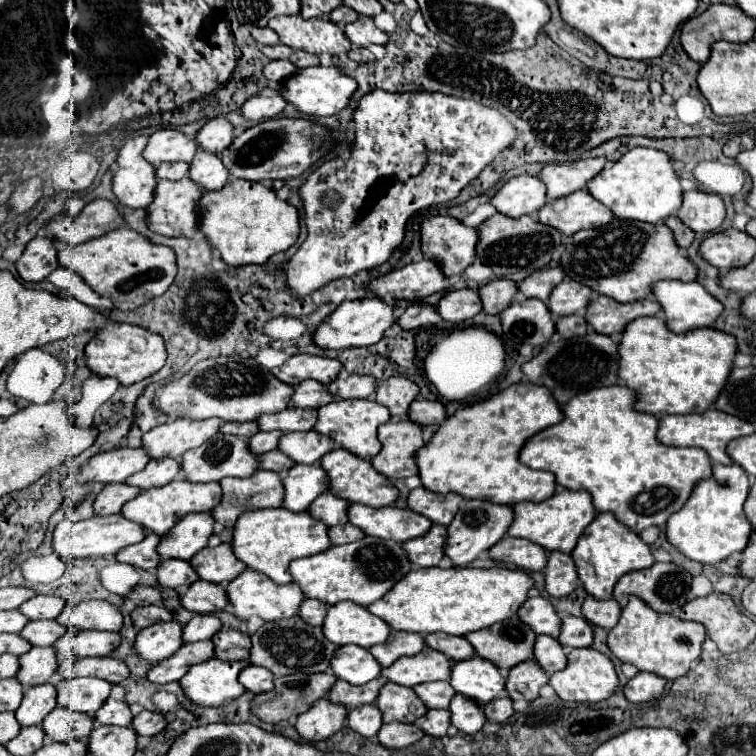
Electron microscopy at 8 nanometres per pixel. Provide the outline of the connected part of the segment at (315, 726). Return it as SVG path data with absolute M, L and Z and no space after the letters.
M321 699L297 717L295 729L307 741L323 741L343 727L345 717L347 709L343 705L333 705L331 701Z

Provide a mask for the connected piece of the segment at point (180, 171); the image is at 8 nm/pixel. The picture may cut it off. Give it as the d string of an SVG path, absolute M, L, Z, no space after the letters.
M175 161L175 163L163 163L161 167L157 167L157 177L165 177L165 179L183 179L189 173L189 163L185 161Z

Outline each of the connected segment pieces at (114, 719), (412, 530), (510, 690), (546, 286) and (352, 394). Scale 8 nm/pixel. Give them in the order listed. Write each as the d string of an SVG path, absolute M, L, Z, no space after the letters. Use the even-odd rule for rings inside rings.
M107 699L101 709L93 713L93 719L101 725L119 725L119 727L129 727L133 721L133 715L129 711L129 705L125 701L117 699Z
M355 503L347 507L347 517L349 523L359 527L365 535L391 539L397 543L421 537L431 527L431 521L427 521L427 517L421 517L411 509L399 509L393 505L375 509Z
M529 659L509 669L505 689L513 701L533 701L539 695L539 689L547 683L547 679L549 677L543 673L543 669L533 659Z
M539 269L537 273L531 273L521 283L517 283L517 289L525 297L547 301L553 287L559 285L563 279L565 279L565 273L561 273L561 269Z
M349 375L347 381L335 379L327 385L327 391L337 399L369 399L373 397L377 381L365 375Z

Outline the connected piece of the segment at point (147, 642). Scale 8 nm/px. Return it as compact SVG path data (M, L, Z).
M167 621L167 623L157 623L147 629L141 629L135 637L133 649L137 655L151 665L157 665L159 661L171 657L181 645L181 625L177 621Z

